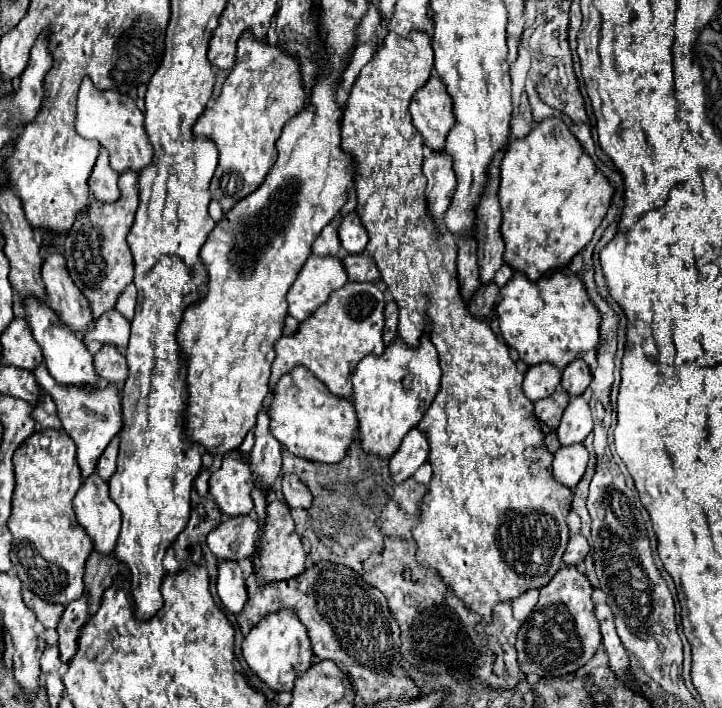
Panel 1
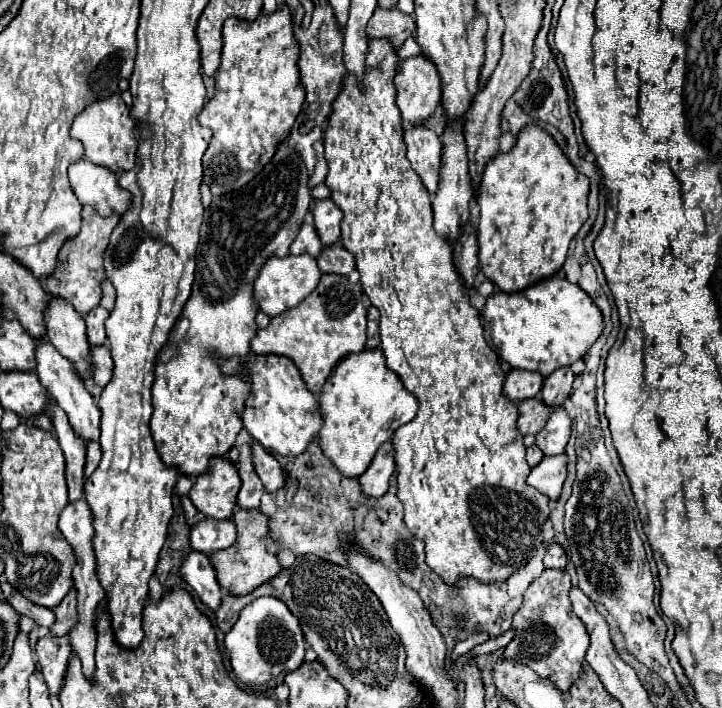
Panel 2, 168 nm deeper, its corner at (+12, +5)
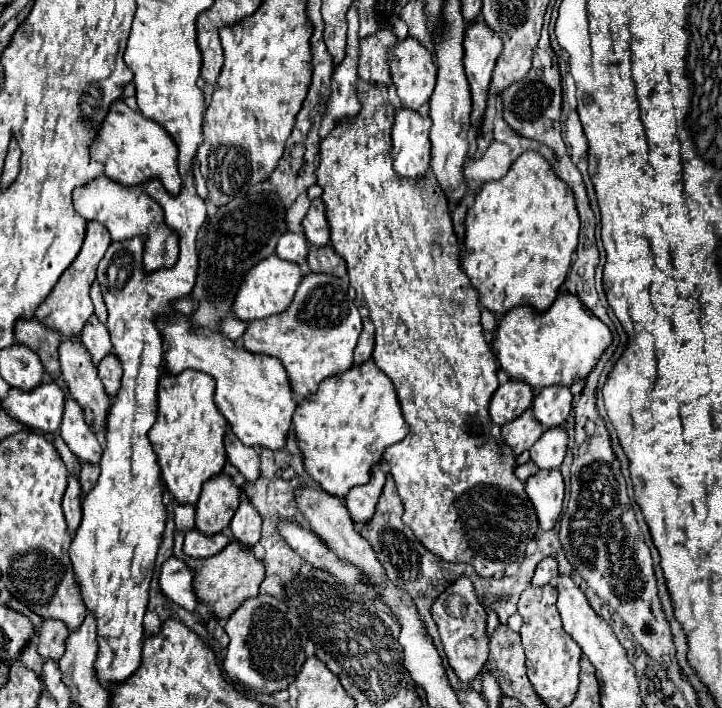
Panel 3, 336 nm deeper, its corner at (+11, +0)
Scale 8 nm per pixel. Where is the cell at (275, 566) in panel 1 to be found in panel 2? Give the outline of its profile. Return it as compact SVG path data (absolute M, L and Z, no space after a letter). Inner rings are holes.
M236 509L234 511L234 523L238 527L238 539L232 547L224 551L212 553L212 565L218 575L220 587L228 589L236 595L248 595L258 585L270 581L282 571L282 565L274 553L268 551L268 515L264 515L260 509Z

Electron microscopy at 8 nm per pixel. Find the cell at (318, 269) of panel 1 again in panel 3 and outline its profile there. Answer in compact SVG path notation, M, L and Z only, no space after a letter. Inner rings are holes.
M275 254L265 258L263 262L253 266L253 270L249 270L249 274L245 274L245 278L241 280L241 286L237 290L237 298L233 300L235 318L239 318L243 322L251 322L251 320L267 318L267 316L287 310L287 306L293 300L295 290L301 282L301 276L303 276L301 268L295 266L293 262L285 262L285 260L277 258Z

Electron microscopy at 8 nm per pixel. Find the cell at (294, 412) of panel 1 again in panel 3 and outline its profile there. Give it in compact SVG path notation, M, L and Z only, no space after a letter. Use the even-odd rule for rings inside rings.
M175 312L167 316L159 316L155 324L163 340L167 342L165 370L169 374L183 372L189 368L189 370L199 370L213 376L217 384L215 404L231 428L225 432L225 438L223 438L227 460L249 482L255 480L259 476L257 448L263 446L271 450L281 450L285 446L285 438L291 428L291 416L297 408L291 386L289 386L289 378L281 360L267 354L253 354L237 346L235 342L231 342L225 334L217 330L209 330L207 326L195 326L191 318L177 316Z

